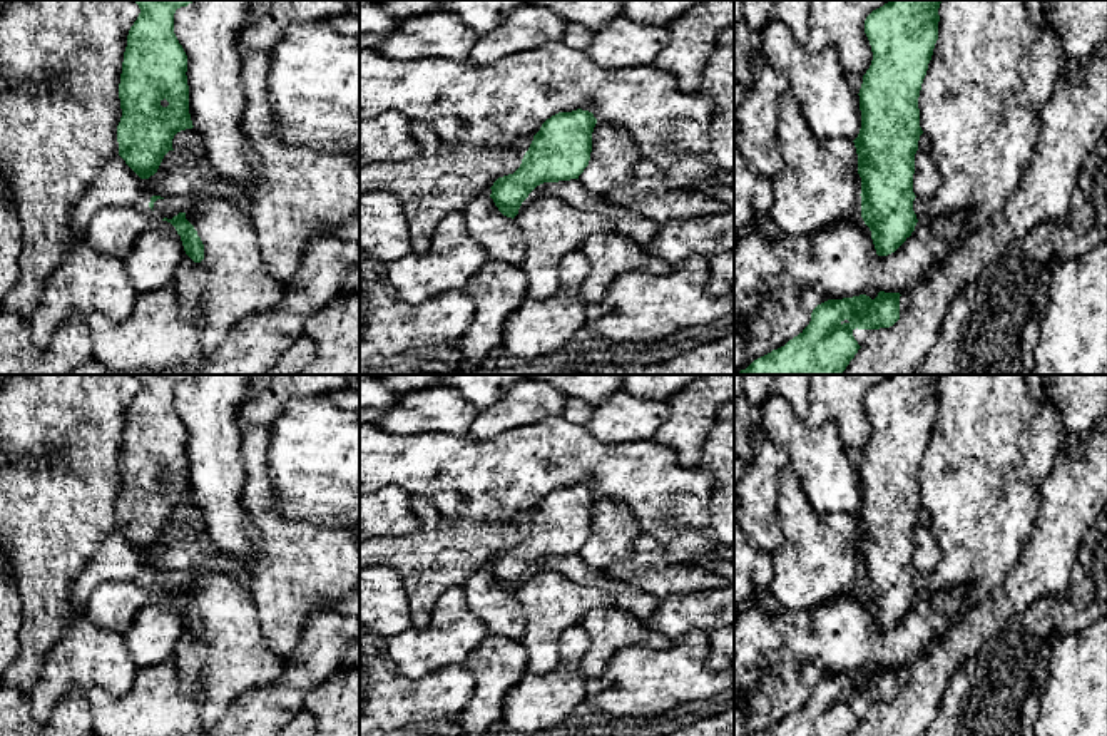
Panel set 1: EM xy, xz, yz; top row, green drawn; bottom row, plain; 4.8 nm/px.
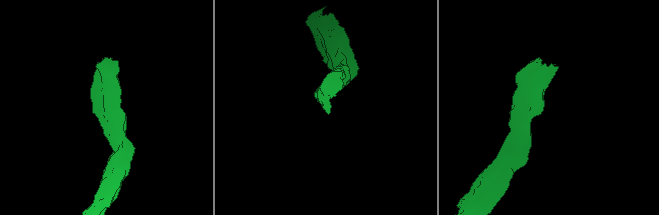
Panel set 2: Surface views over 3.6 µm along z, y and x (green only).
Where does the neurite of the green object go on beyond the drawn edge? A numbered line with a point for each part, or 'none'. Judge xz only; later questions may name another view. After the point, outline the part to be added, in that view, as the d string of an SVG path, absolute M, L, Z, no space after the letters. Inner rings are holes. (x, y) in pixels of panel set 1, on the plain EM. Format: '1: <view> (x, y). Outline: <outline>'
none

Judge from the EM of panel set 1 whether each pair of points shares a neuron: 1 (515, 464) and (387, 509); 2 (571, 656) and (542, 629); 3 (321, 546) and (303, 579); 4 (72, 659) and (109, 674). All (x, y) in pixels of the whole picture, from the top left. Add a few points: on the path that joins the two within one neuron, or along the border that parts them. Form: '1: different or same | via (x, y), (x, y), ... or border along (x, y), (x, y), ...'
1: different | border along (377, 490), (387, 485), (400, 485), (412, 495)
2: different | border along (577, 623), (562, 633), (559, 659), (534, 674)
3: same | via (318, 554), (303, 571)
4: same | via (81, 659), (94, 659), (101, 666)

